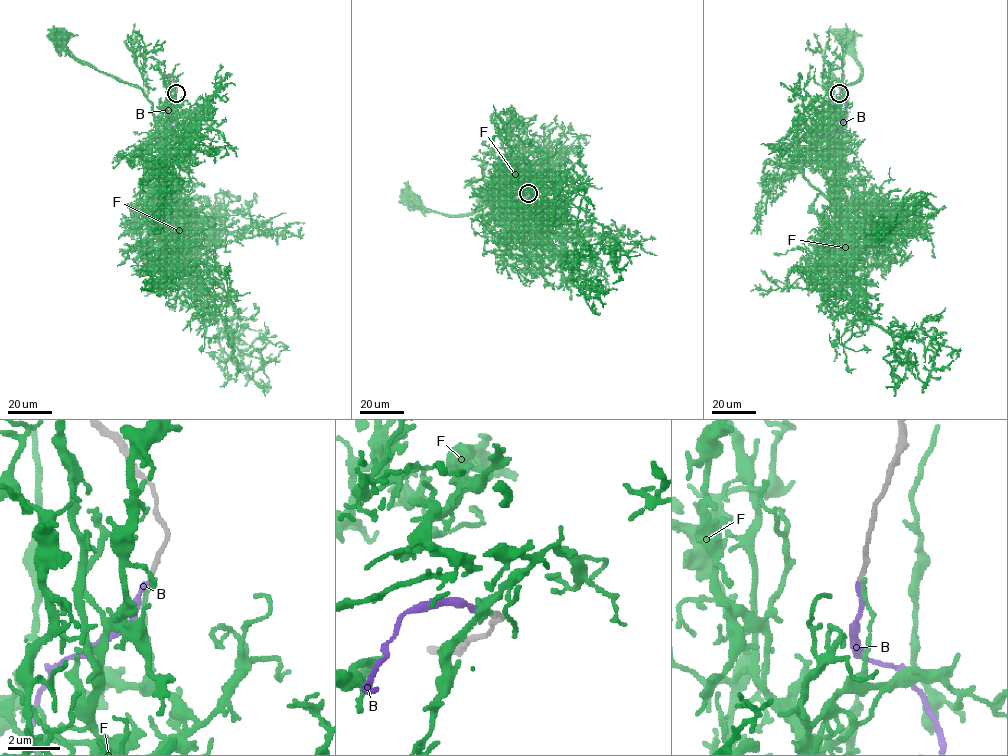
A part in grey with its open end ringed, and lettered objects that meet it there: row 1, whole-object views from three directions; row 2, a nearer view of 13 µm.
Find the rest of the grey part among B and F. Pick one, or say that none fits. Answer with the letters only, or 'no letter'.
B

